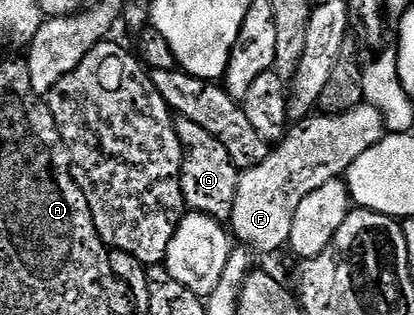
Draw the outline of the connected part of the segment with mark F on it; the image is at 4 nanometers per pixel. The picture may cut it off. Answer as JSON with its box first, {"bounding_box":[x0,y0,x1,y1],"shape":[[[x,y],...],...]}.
{"bounding_box":[228,102,387,254],"shape":[[[365,102],[341,114],[314,114],[297,121],[271,147],[268,158],[264,158],[260,166],[252,166],[239,175],[228,221],[233,237],[264,254],[284,248],[289,243],[292,218],[296,218],[300,202],[304,202],[312,190],[320,190],[324,182],[345,177],[352,162],[356,162],[364,150],[379,144],[387,132],[382,111]]]}

